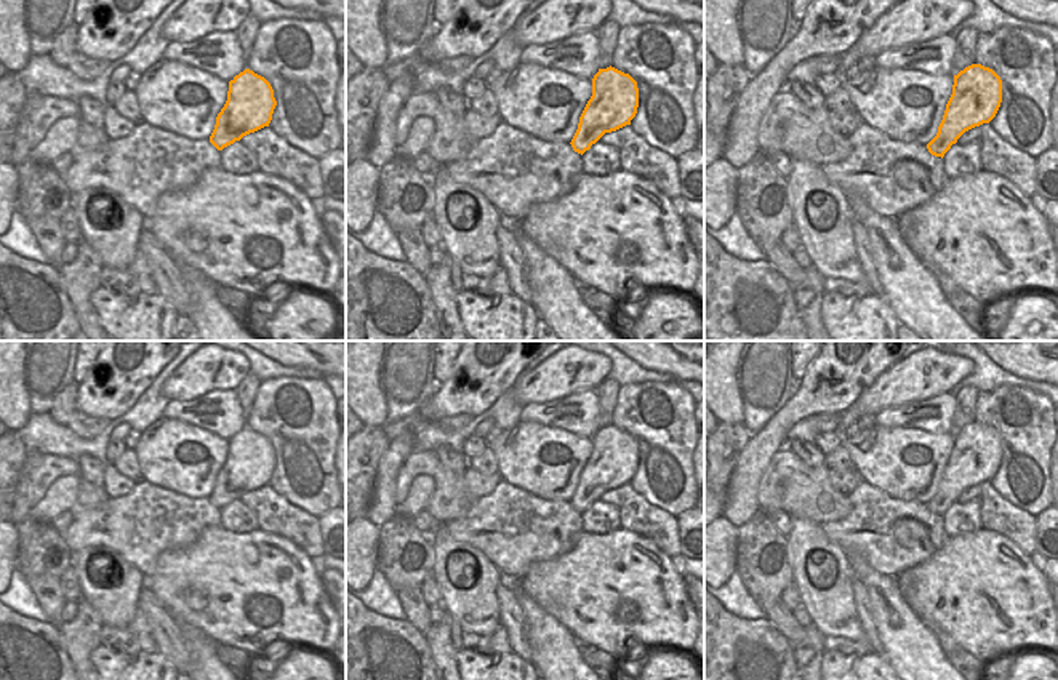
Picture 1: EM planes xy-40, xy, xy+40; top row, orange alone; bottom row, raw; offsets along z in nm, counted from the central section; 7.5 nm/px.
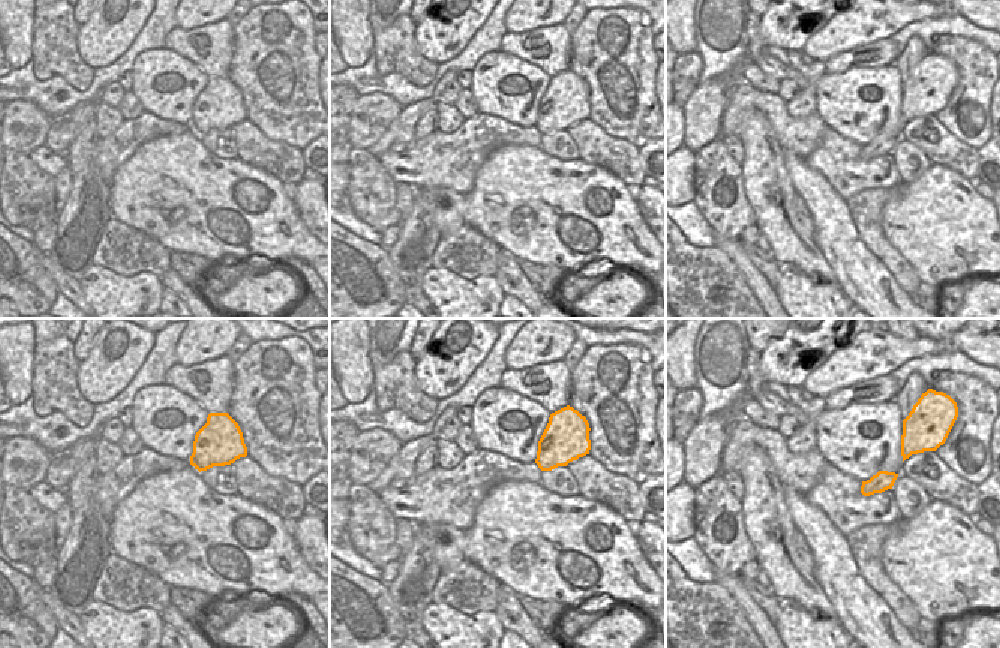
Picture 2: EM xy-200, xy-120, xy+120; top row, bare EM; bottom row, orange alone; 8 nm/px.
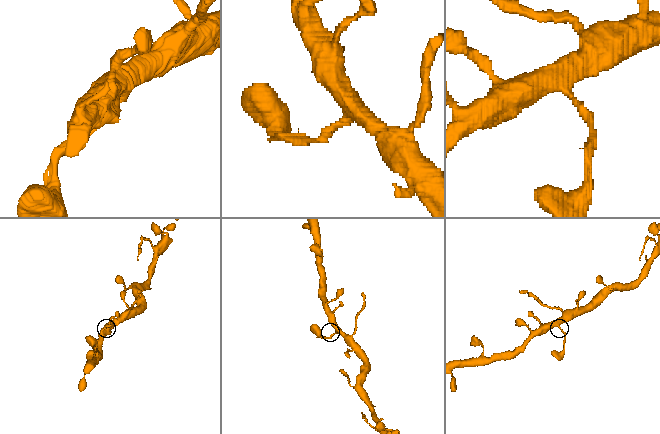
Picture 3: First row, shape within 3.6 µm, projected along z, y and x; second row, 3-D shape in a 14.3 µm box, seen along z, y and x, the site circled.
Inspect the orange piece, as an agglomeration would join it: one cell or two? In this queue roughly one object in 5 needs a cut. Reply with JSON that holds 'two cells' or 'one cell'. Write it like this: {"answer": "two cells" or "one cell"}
{"answer": "one cell"}

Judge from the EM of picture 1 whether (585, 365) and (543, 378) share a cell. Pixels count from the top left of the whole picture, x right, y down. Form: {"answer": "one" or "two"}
{"answer": "one"}

